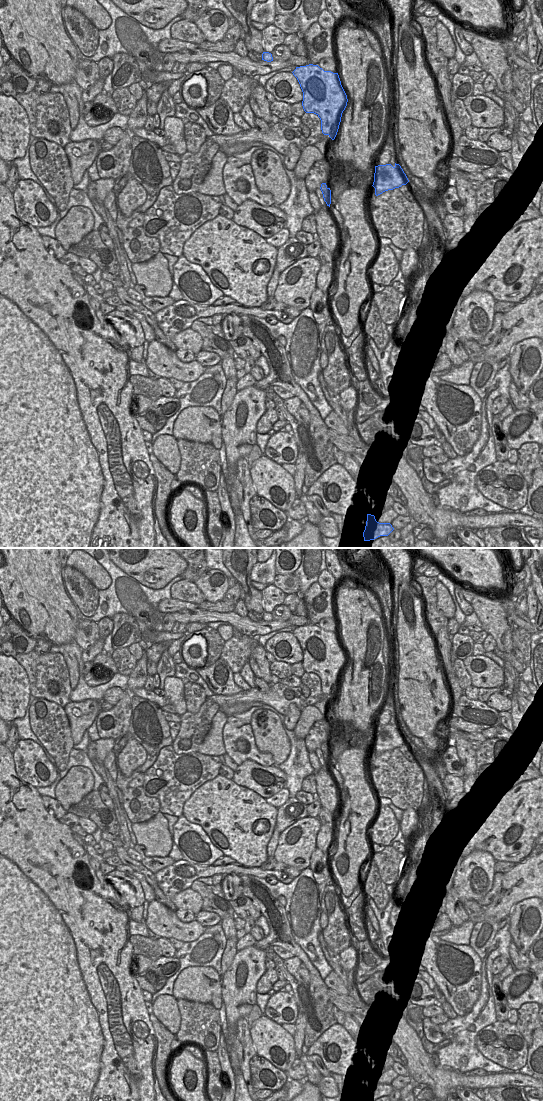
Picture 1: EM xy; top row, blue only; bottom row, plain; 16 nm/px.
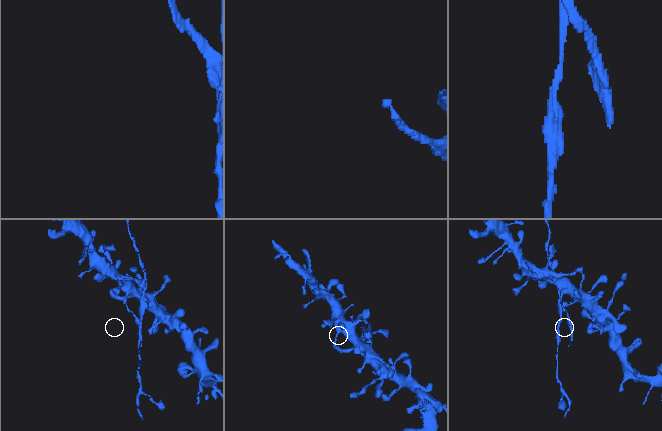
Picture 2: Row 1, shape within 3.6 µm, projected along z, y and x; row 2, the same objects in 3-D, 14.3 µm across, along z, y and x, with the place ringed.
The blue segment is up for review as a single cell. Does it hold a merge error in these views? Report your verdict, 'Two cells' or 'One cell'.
Two cells.

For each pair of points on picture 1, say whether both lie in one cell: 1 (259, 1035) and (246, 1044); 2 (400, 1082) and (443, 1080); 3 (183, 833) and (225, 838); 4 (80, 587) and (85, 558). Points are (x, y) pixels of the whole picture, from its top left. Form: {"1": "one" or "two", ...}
{"1": "two", "2": "two", "3": "two", "4": "two"}

